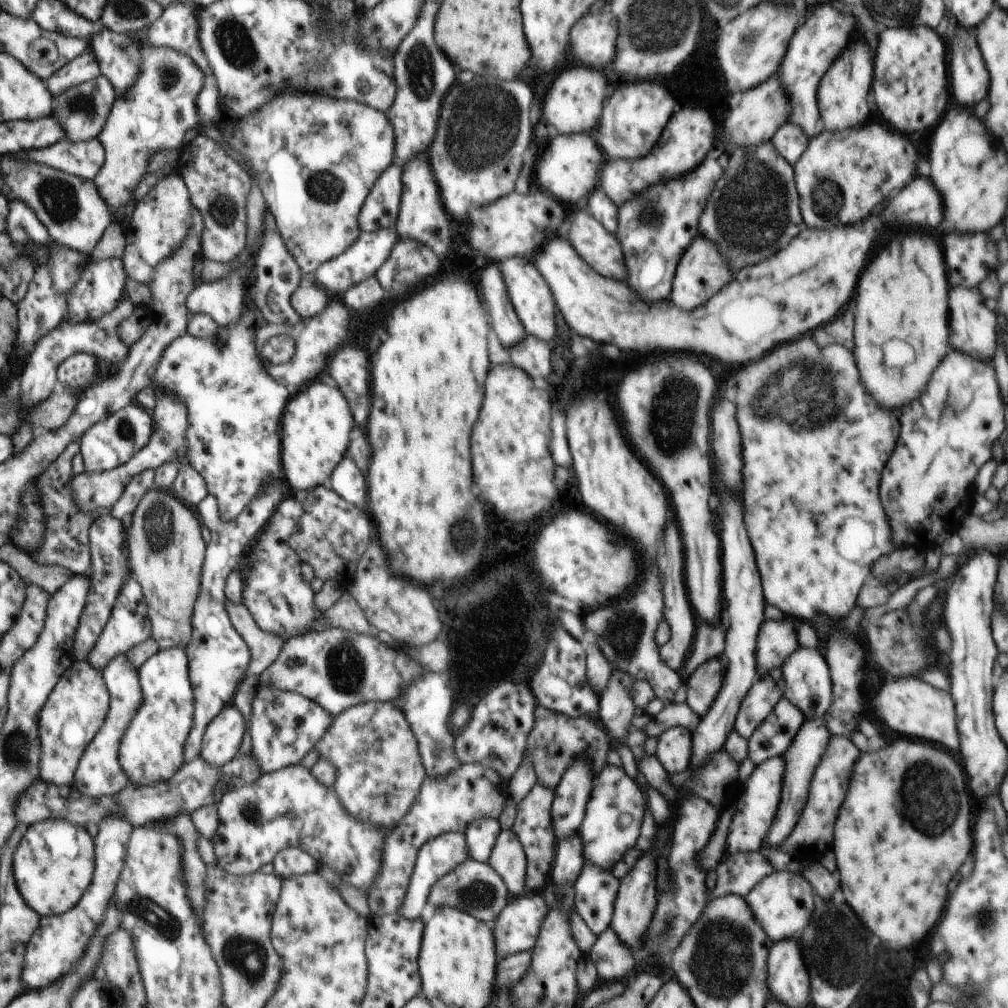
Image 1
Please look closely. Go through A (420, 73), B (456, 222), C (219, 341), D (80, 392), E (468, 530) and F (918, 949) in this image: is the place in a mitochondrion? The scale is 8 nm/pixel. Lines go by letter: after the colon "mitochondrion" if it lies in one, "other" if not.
A: mitochondrion
B: other
C: other
D: other
E: mitochondrion
F: other

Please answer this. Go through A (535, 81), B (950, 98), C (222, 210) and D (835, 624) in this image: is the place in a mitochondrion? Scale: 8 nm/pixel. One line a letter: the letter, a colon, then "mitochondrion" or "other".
A: other
B: other
C: mitochondrion
D: other

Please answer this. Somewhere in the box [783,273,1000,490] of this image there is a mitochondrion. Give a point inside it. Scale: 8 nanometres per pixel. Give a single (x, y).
(949, 406)

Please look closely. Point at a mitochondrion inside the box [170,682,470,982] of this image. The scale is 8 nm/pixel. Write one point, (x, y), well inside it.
(251, 813)

